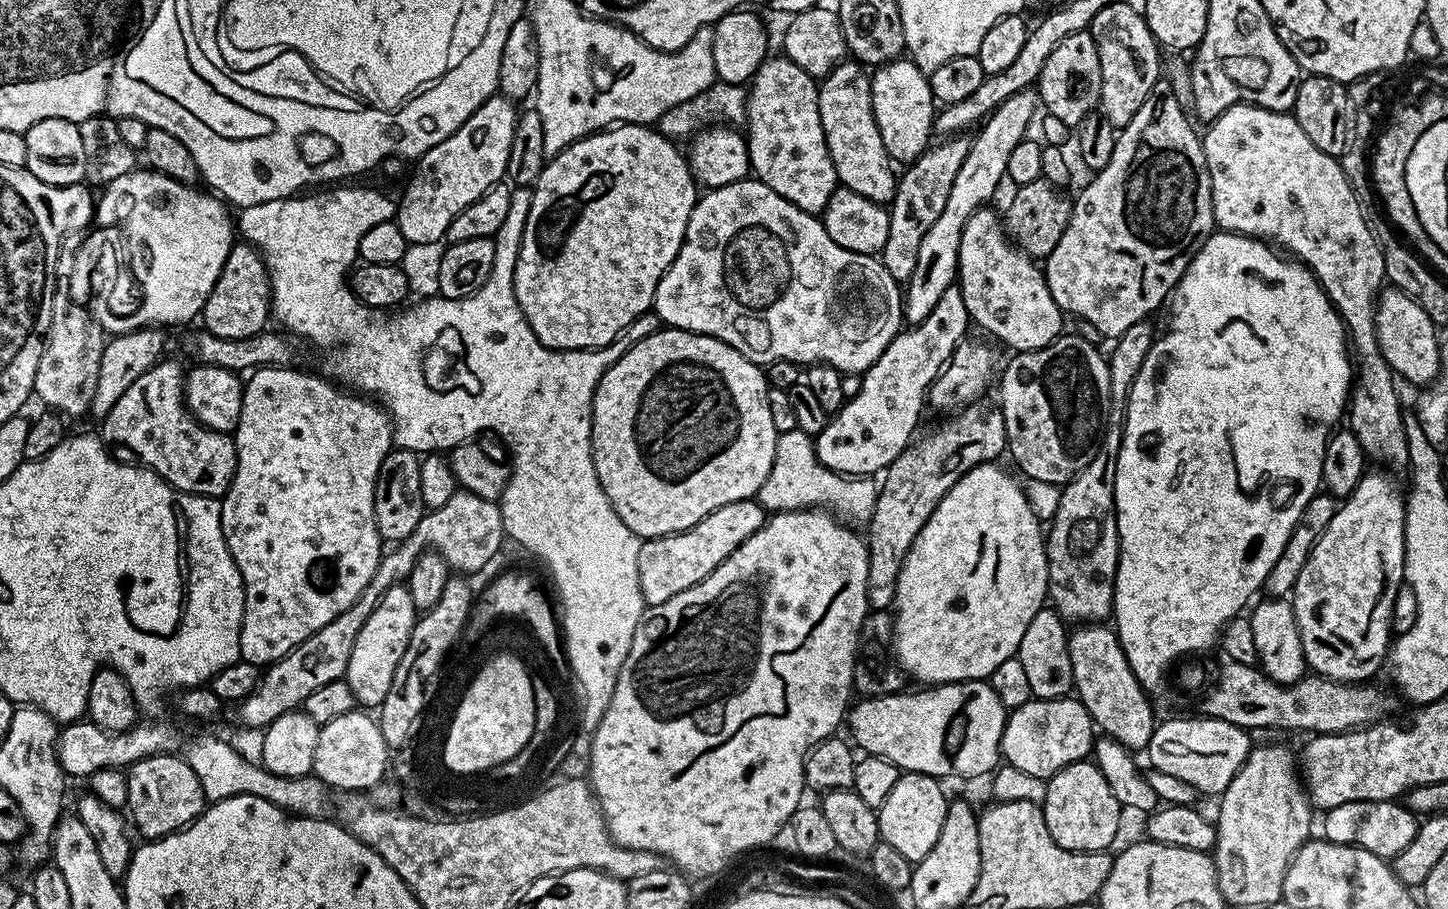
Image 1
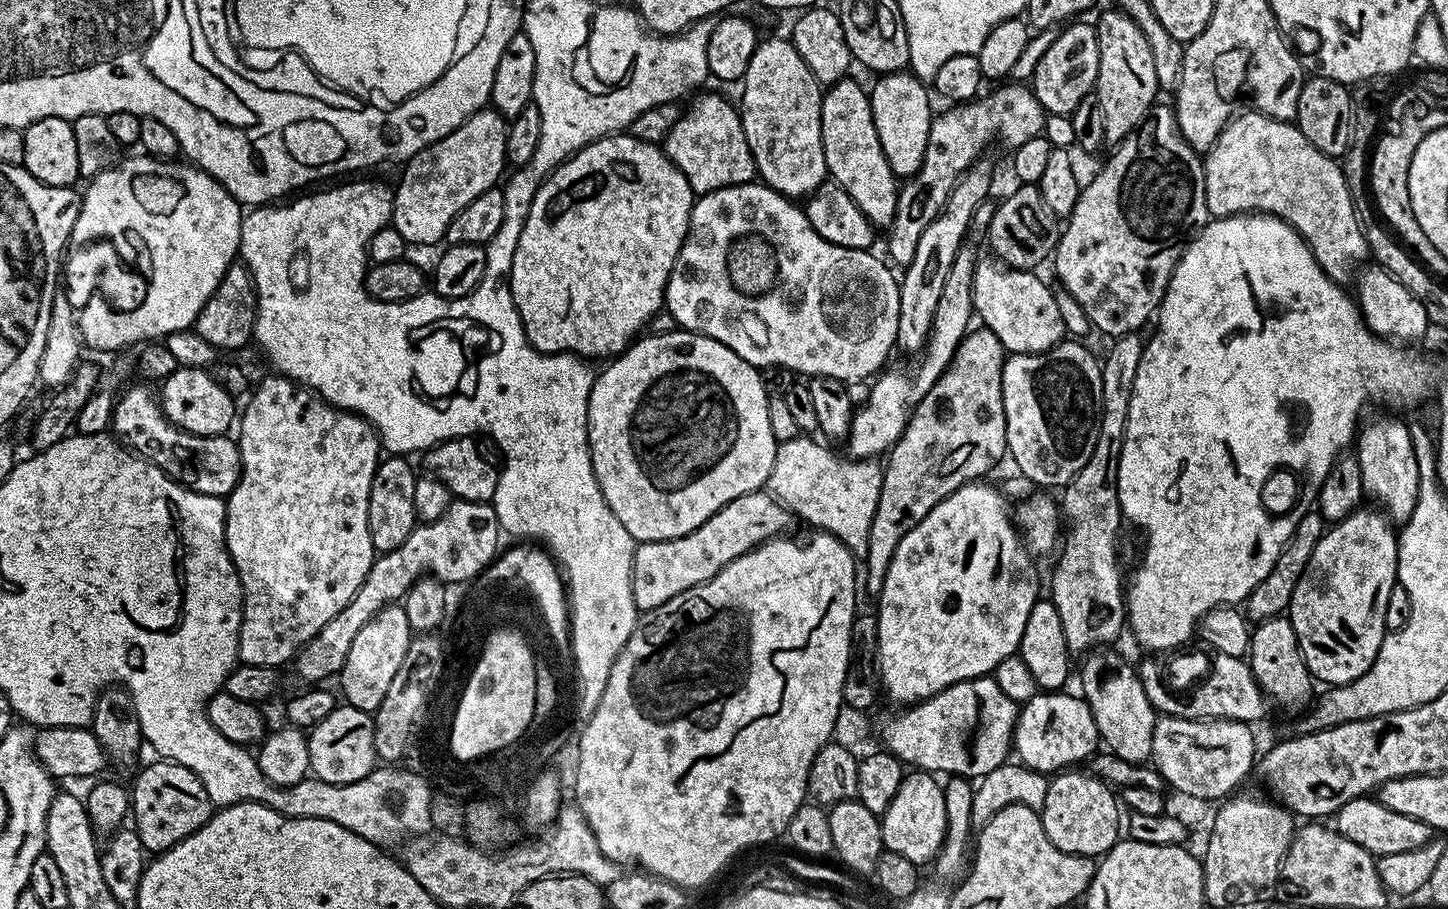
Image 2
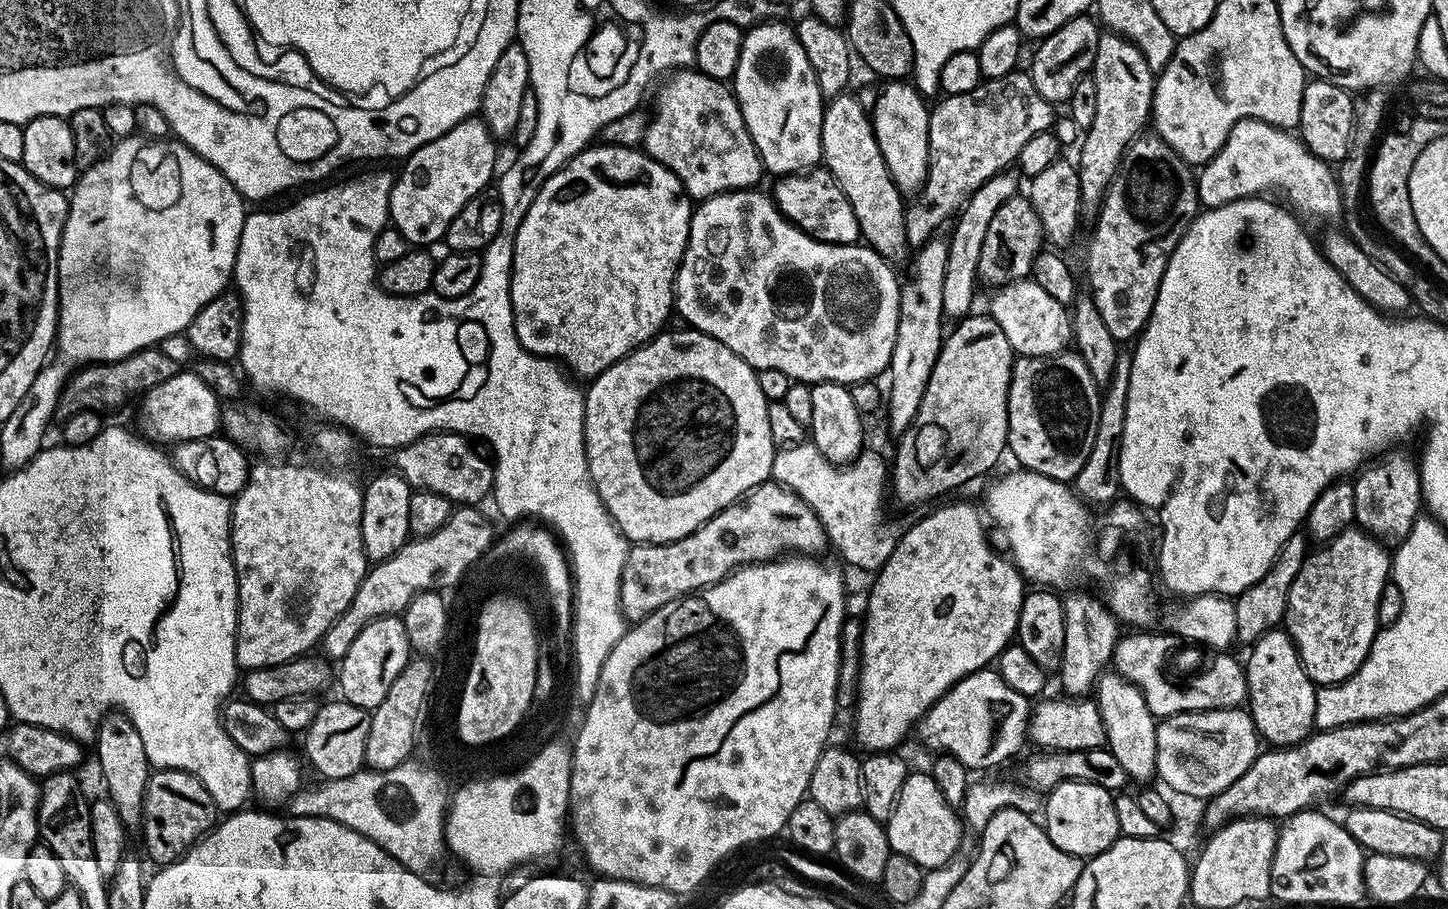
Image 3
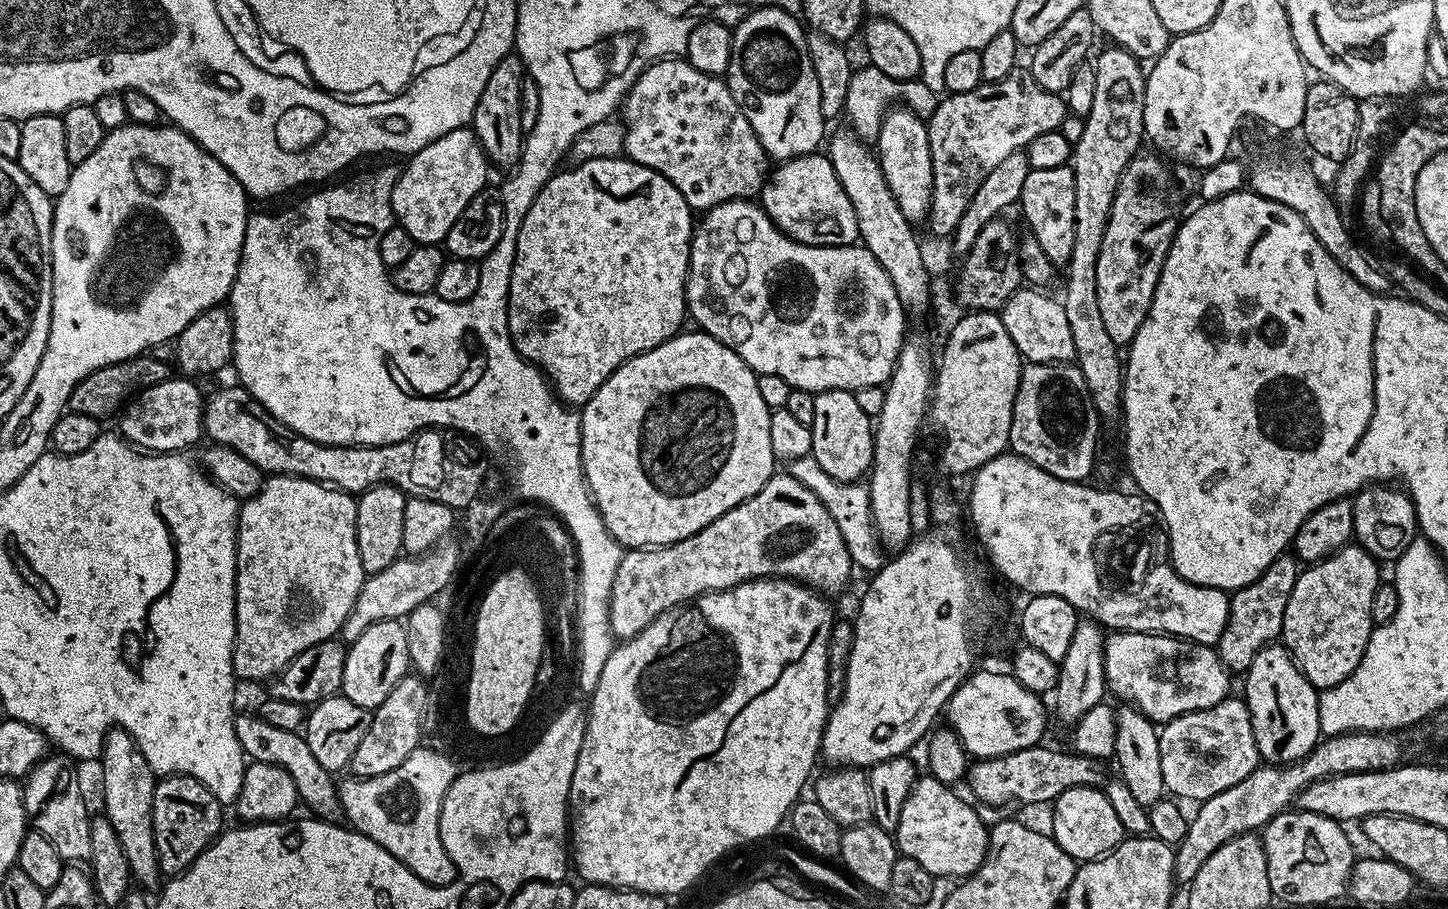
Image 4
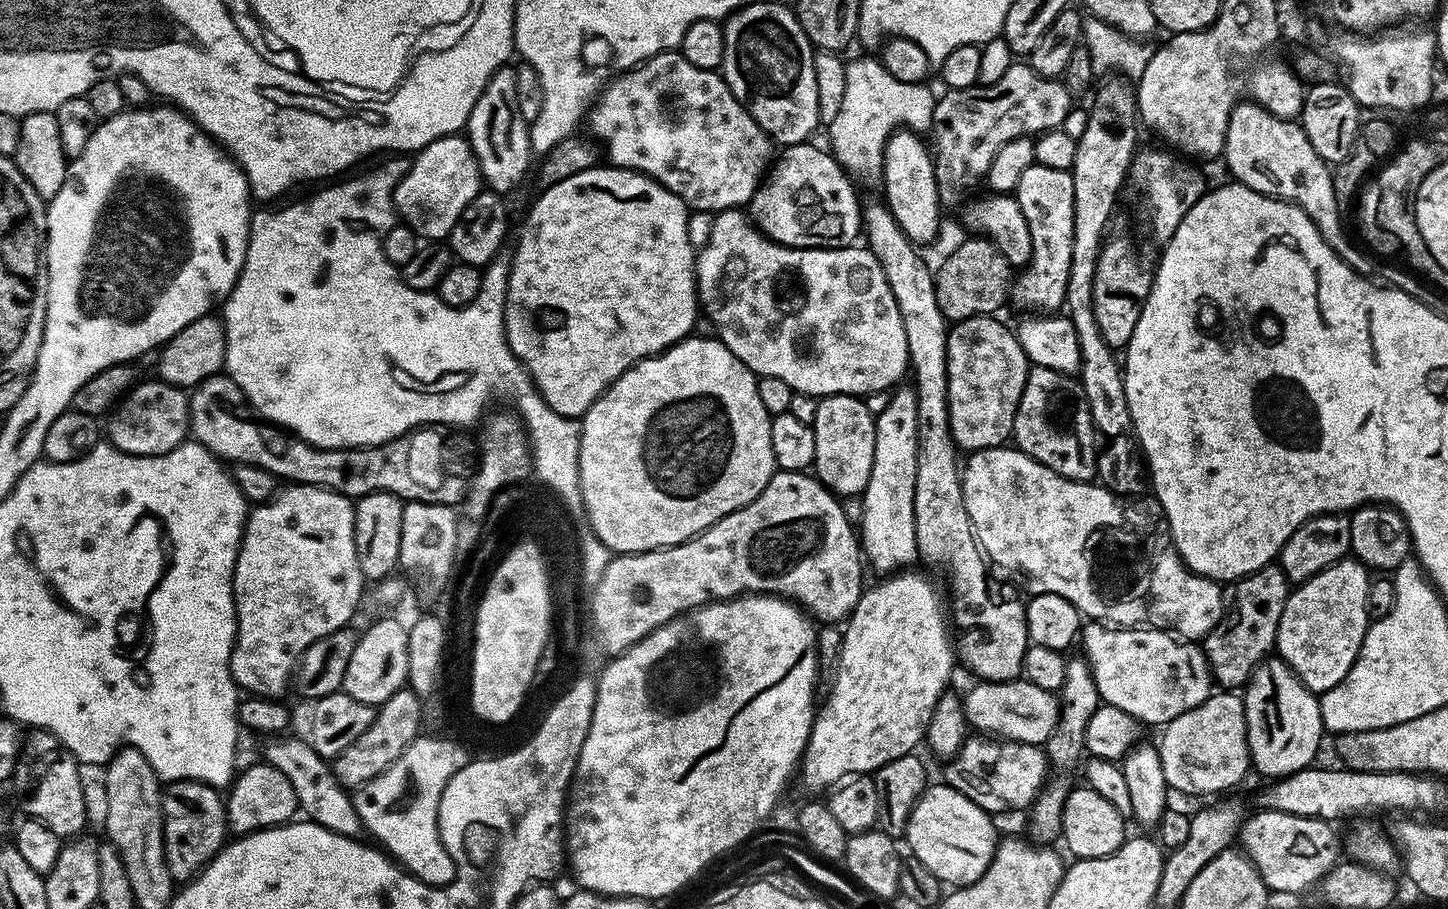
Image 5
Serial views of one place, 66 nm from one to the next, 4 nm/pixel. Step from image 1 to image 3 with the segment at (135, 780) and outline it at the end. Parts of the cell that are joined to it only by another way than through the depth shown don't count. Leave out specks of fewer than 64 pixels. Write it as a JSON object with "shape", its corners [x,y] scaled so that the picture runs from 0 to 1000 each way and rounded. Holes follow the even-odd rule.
{"shape":[[[112,845],[106,848],[102,855],[102,864],[101,865],[101,873],[99,875],[99,904],[98,908],[98,916],[99,915],[99,933],[102,936],[102,945],[106,946],[108,953],[119,950],[121,946],[124,946],[133,934],[137,924],[141,923],[144,915],[146,914],[151,902],[151,890],[146,876],[142,869],[142,865],[140,865],[140,860],[137,860],[135,854],[133,854],[130,849],[126,847],[117,847]]]}

